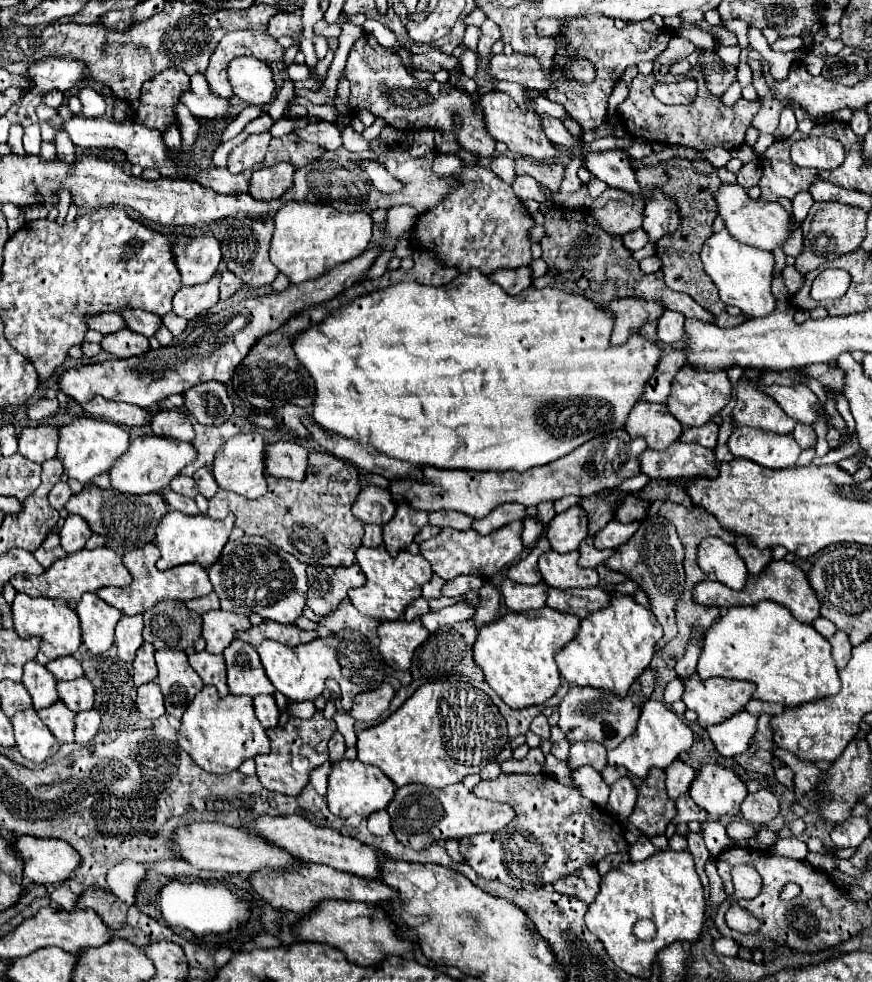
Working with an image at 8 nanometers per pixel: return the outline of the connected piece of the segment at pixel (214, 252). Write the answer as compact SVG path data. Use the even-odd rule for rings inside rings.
M178 234L172 254L182 276L184 286L194 286L208 282L214 272L220 270L220 242L214 234L188 236Z

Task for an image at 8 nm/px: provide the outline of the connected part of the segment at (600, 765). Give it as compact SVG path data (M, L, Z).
M574 742L570 748L570 766L592 766L602 772L606 768L606 748L598 742Z

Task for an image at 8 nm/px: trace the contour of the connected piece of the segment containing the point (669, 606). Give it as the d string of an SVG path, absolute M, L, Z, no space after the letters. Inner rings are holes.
M660 514L646 516L640 522L640 528L636 530L636 534L626 544L622 544L612 558L606 560L608 568L628 574L648 594L650 608L656 614L658 622L664 626L664 636L658 642L658 648L662 648L666 642L670 642L676 636L676 618L674 618L676 610L674 608L676 608L678 598L682 598L682 590L684 590L682 560L684 560L684 546L676 534L676 528L672 526L670 520L660 518Z

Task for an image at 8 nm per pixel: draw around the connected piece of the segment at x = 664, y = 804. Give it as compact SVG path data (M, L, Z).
M652 768L646 780L638 786L638 800L628 820L648 838L664 834L668 822L676 816L676 802L668 798L664 772Z

